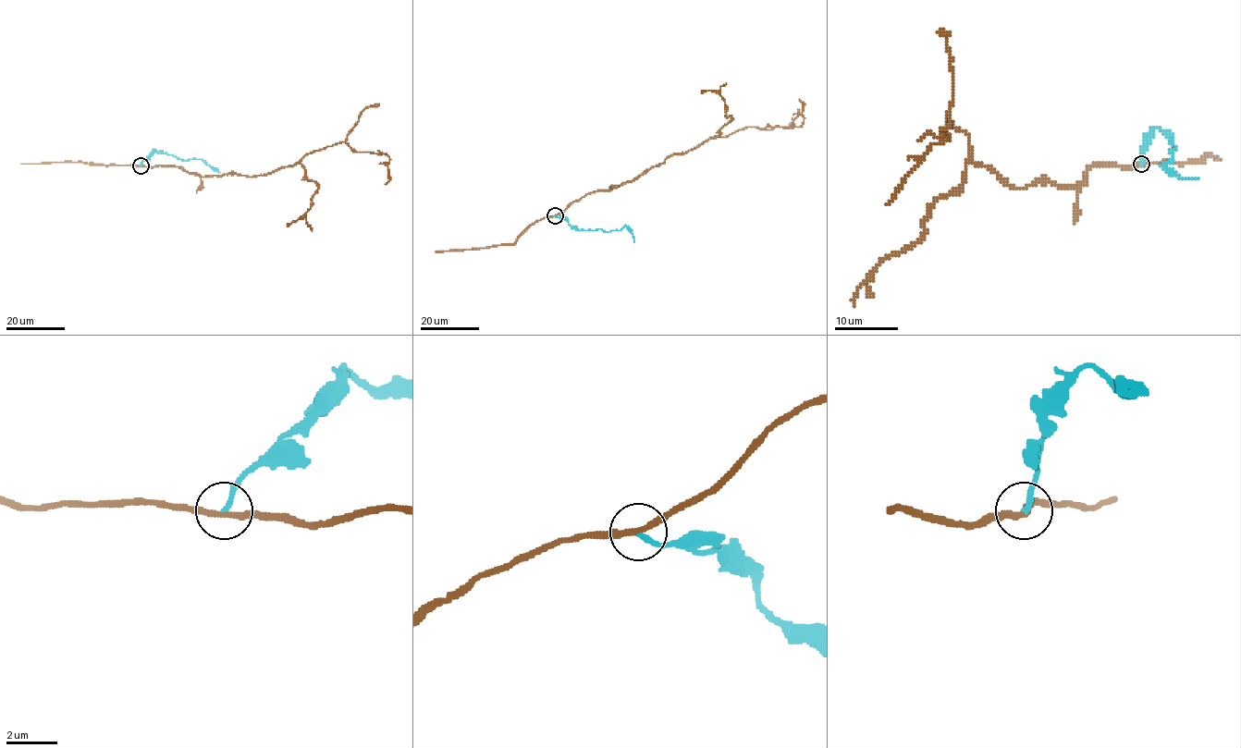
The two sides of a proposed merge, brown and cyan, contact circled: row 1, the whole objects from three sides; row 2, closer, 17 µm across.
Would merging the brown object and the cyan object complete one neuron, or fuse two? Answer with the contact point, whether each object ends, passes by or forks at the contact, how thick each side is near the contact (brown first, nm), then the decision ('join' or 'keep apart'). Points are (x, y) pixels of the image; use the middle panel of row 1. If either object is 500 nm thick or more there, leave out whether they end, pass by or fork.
at (555, 215); brown passes by; cyan ends there; 240 nm thick on the brown side, 220 nm on the other; keep apart

